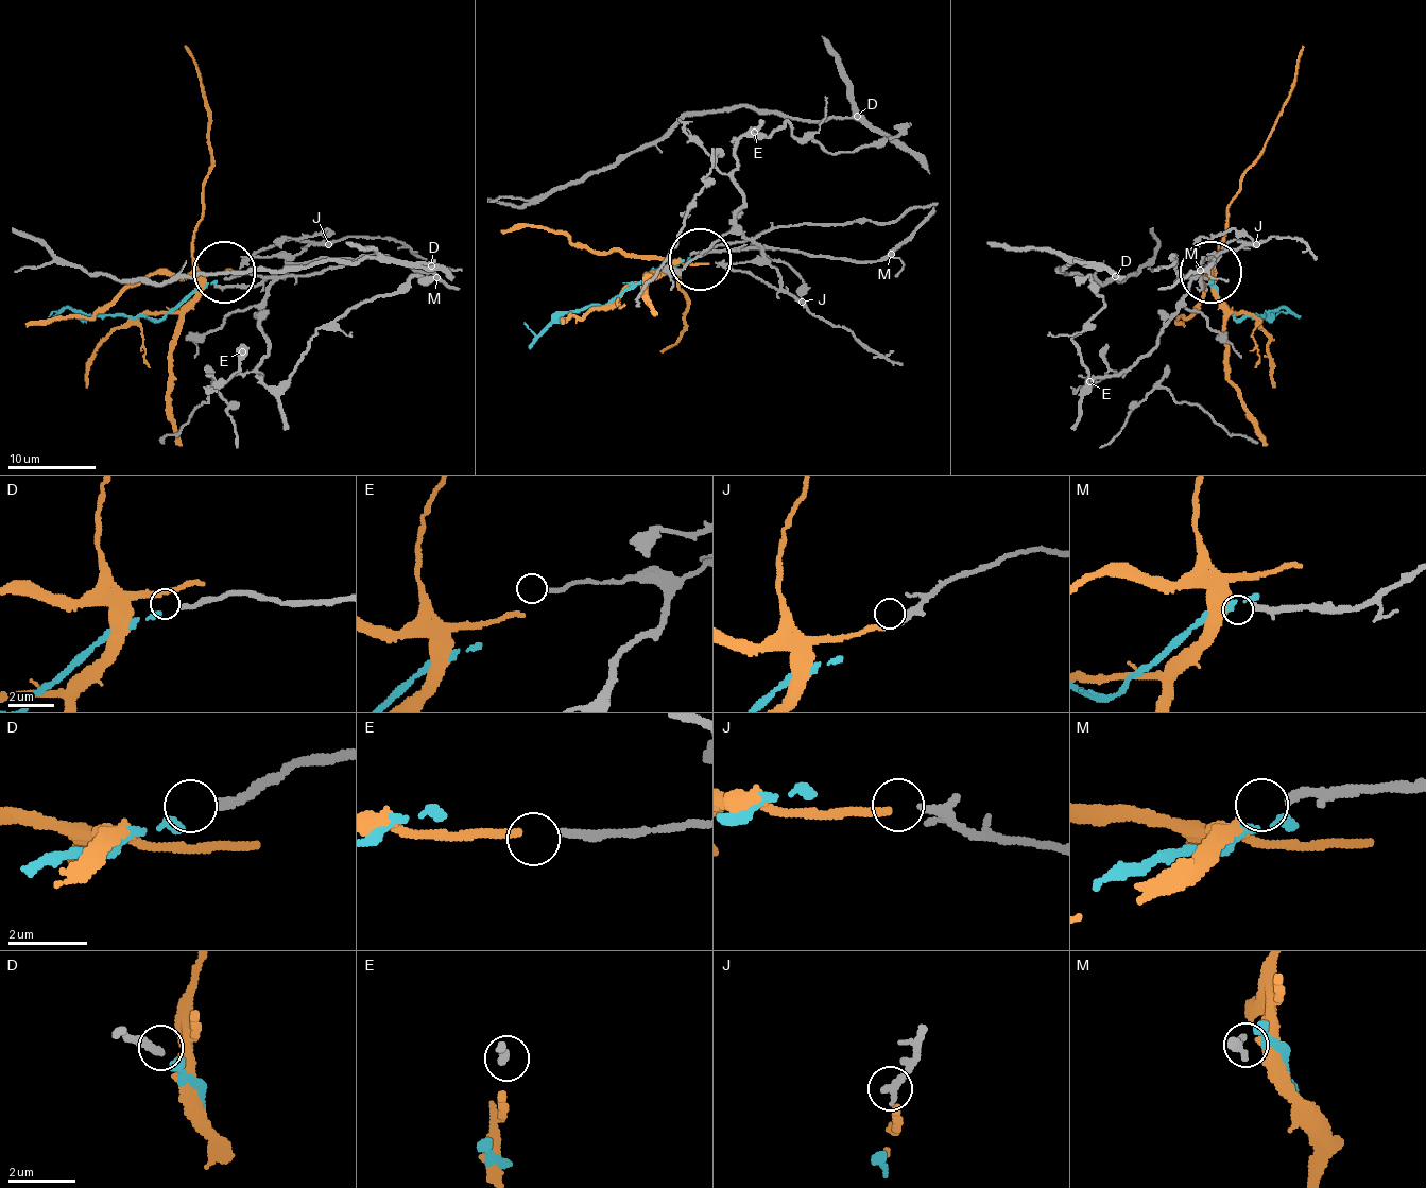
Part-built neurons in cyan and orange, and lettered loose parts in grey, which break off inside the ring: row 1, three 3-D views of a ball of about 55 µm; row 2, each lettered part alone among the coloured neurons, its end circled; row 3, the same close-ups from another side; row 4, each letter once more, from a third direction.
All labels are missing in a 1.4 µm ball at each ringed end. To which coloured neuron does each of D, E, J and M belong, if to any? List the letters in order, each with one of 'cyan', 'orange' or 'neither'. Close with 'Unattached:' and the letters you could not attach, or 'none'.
D: cyan
E: neither
J: orange
M: neither
Unattached: E, M

